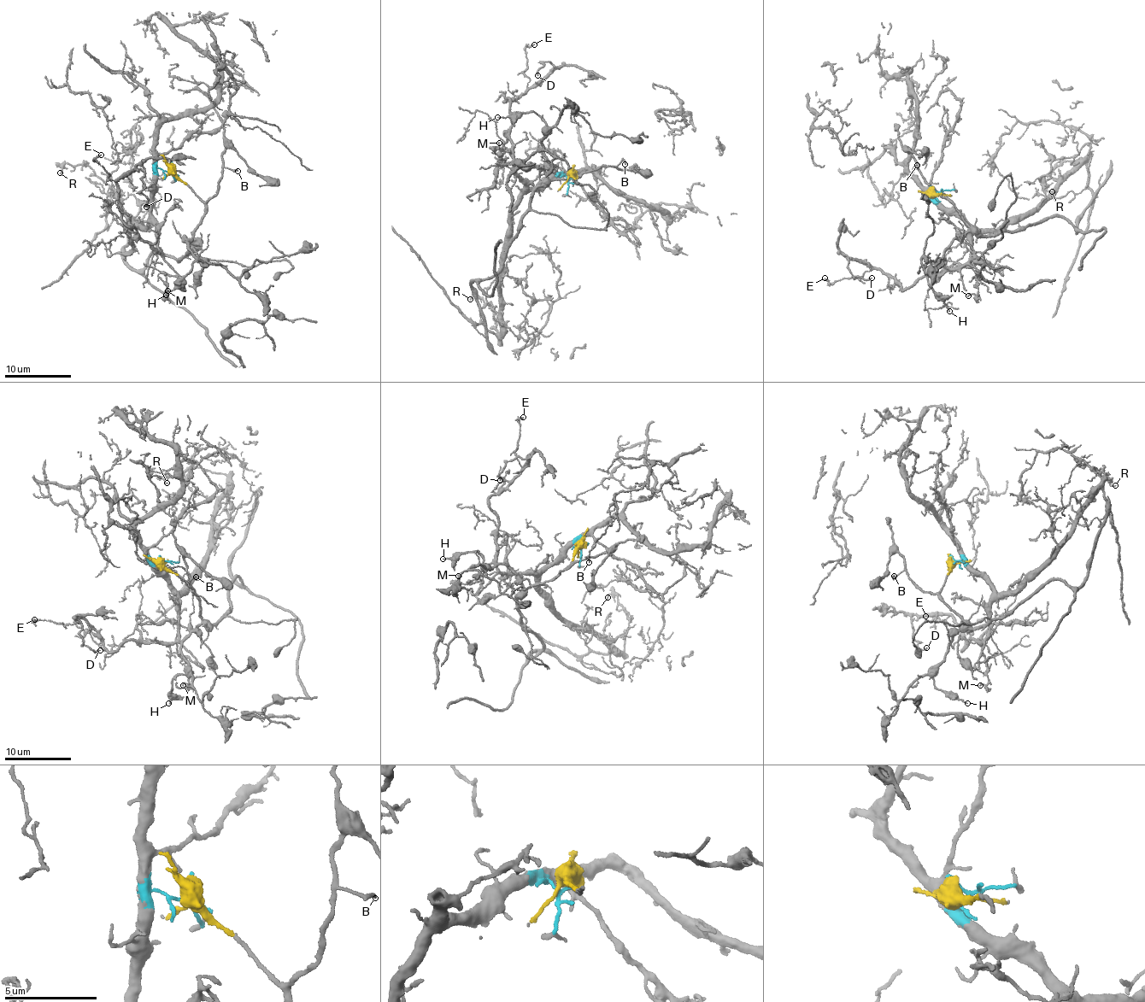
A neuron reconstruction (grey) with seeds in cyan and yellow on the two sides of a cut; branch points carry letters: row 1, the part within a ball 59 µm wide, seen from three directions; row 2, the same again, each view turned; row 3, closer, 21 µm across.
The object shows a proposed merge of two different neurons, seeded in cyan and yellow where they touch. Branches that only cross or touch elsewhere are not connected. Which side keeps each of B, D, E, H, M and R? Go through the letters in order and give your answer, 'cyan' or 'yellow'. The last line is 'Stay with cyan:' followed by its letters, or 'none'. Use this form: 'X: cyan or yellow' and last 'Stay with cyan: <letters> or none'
B: yellow
D: cyan
E: cyan
H: yellow
M: cyan
R: cyan
Stay with cyan: D, E, M, R

